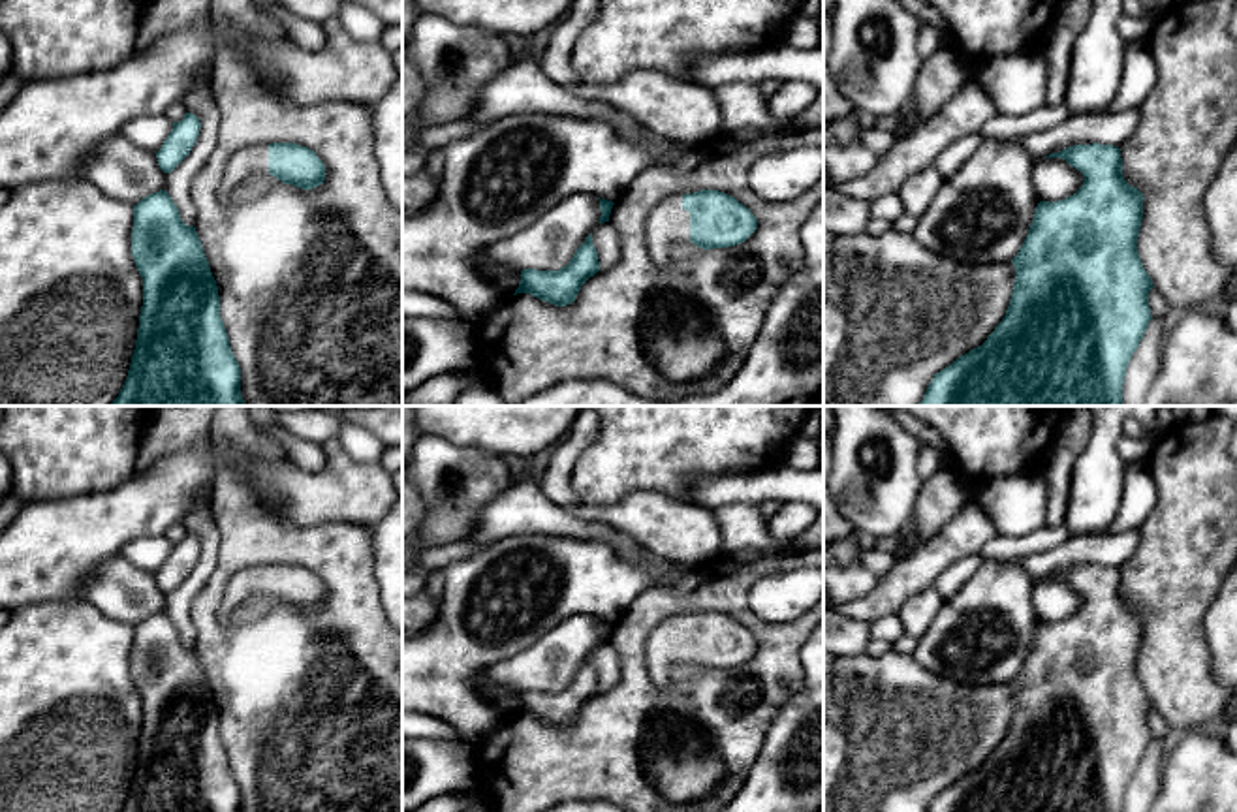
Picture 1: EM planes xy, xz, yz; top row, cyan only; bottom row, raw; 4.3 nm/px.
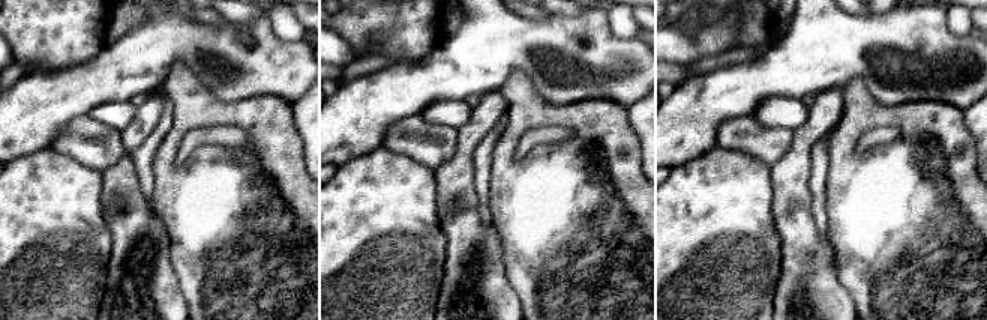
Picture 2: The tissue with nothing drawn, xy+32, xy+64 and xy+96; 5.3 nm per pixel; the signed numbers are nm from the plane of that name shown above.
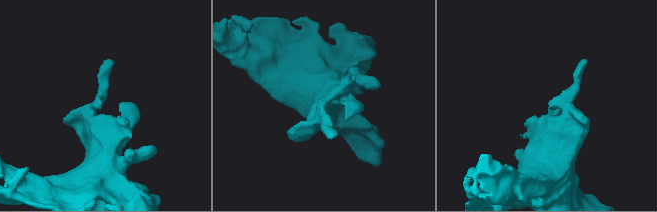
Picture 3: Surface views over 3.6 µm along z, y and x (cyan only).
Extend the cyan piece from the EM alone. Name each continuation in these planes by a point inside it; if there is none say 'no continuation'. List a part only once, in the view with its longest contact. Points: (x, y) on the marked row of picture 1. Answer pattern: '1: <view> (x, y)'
1: xz (668, 222)

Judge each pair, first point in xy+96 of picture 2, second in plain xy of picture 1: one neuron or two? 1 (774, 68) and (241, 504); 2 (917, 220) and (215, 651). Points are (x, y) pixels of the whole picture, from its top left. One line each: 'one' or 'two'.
1: two
2: one

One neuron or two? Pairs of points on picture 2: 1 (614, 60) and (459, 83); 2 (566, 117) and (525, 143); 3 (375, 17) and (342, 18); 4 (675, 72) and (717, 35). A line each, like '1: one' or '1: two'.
1: one
2: two
3: one
4: two

